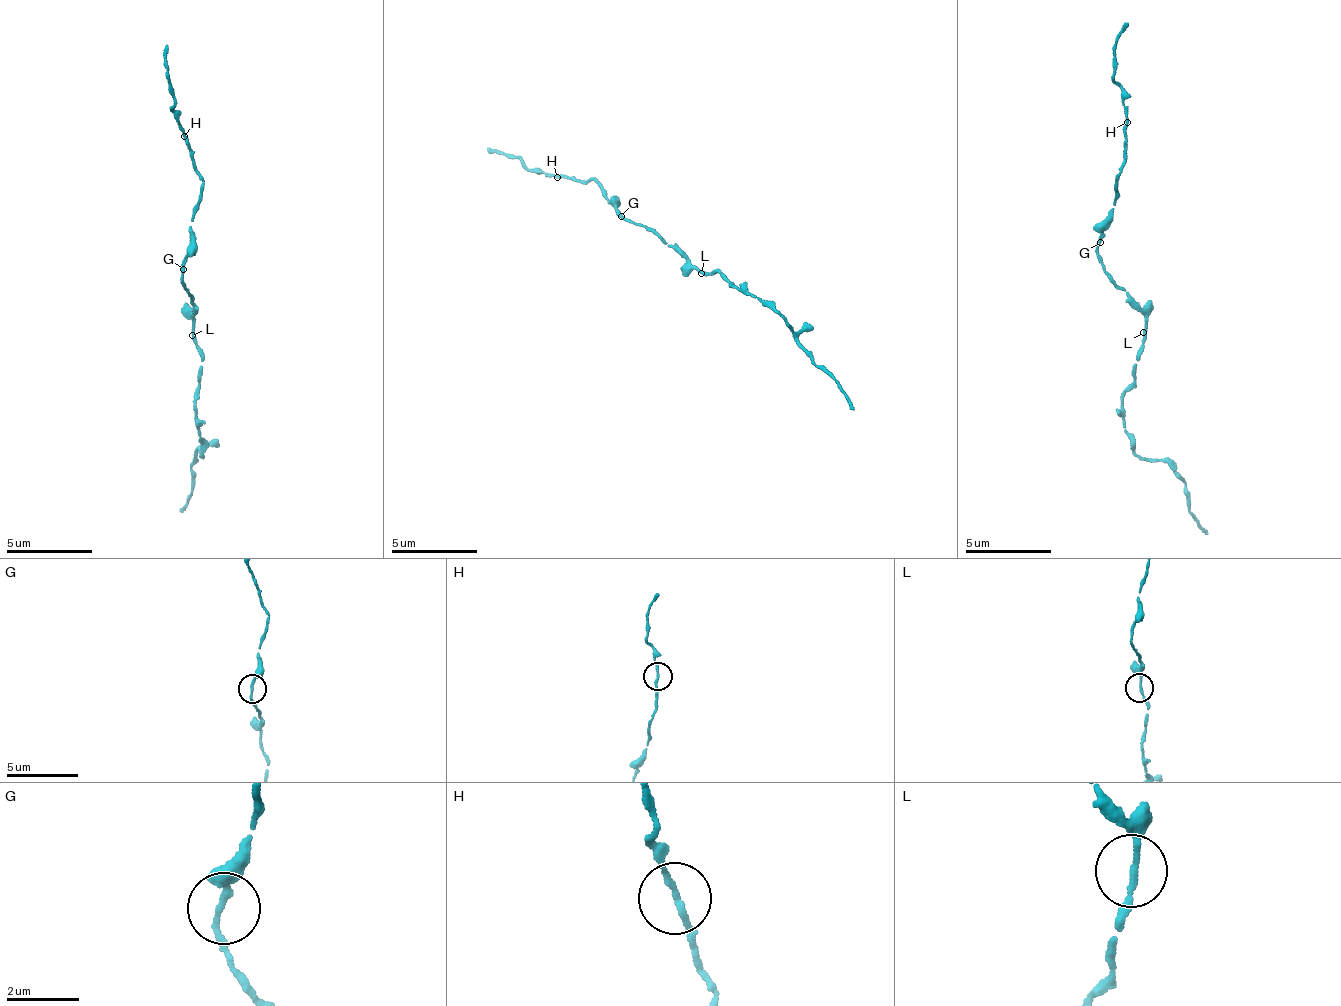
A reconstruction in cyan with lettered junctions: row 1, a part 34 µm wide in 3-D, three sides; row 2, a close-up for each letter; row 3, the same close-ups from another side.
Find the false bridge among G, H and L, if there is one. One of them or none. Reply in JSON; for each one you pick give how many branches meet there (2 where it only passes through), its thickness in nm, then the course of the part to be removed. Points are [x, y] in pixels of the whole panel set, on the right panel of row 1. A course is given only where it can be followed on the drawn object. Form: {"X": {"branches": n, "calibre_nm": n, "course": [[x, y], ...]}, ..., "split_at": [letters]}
{"split_at": []}

